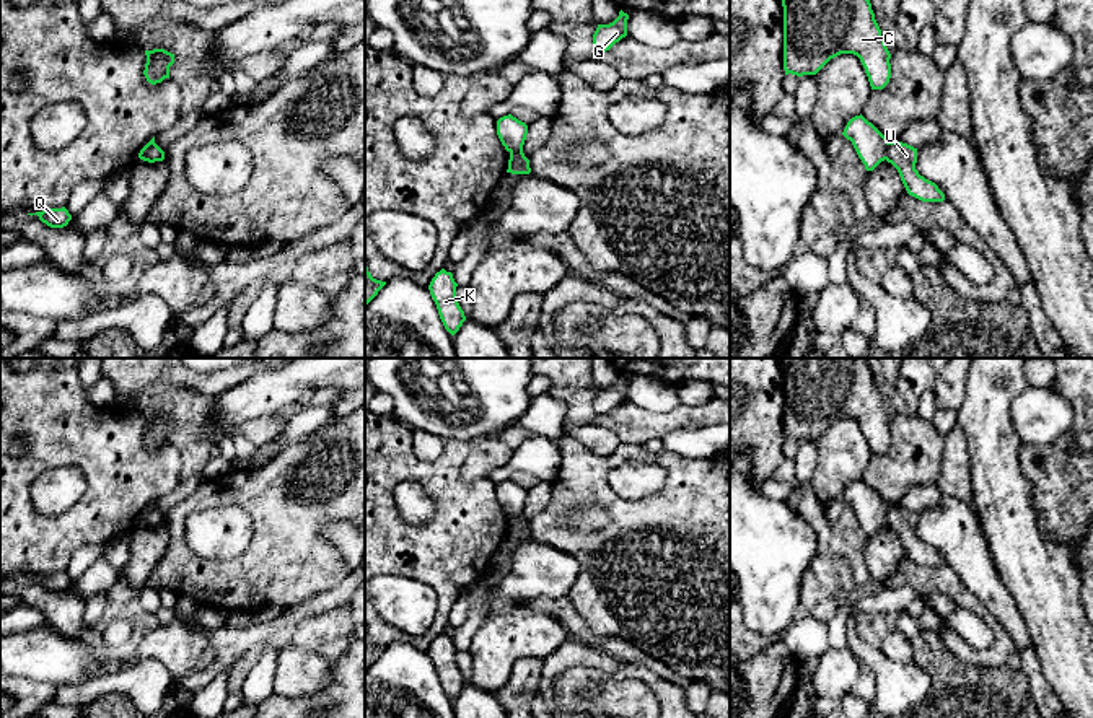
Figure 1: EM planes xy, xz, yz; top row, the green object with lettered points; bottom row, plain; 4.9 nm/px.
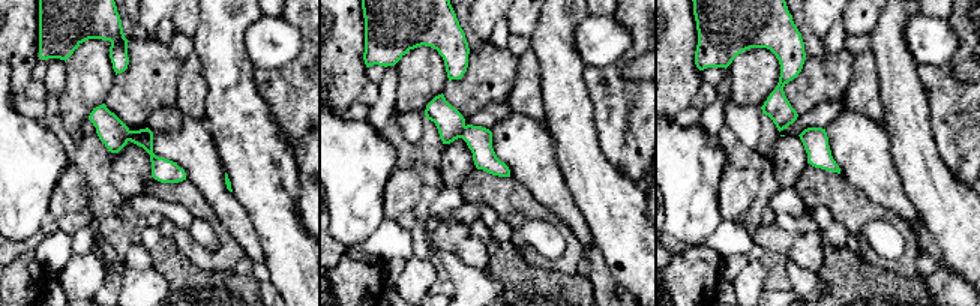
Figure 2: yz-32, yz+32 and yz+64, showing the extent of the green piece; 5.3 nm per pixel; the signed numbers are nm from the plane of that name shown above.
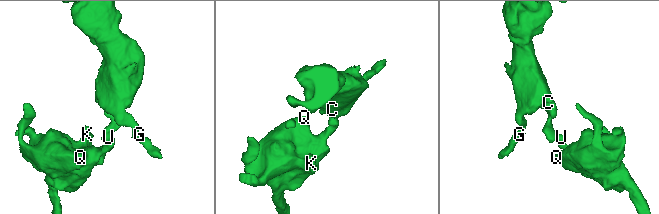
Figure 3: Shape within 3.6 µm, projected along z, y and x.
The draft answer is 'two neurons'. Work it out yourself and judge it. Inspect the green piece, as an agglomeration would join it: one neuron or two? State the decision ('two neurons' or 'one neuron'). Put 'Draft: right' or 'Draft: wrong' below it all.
two neurons
Draft: right

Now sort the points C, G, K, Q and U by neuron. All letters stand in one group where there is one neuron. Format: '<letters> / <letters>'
C G / K Q U

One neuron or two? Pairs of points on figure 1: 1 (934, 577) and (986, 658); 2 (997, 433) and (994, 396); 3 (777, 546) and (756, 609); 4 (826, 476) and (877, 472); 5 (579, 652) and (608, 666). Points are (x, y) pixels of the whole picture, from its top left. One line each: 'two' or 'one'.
1: one
2: one
3: one
4: two
5: one

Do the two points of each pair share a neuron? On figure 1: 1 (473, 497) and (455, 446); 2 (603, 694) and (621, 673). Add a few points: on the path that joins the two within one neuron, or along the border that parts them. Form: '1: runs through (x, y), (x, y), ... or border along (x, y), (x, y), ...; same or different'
1: runs through (460, 484), (455, 479), (455, 459); same
2: border along (652, 689), (621, 679), (577, 691); different

